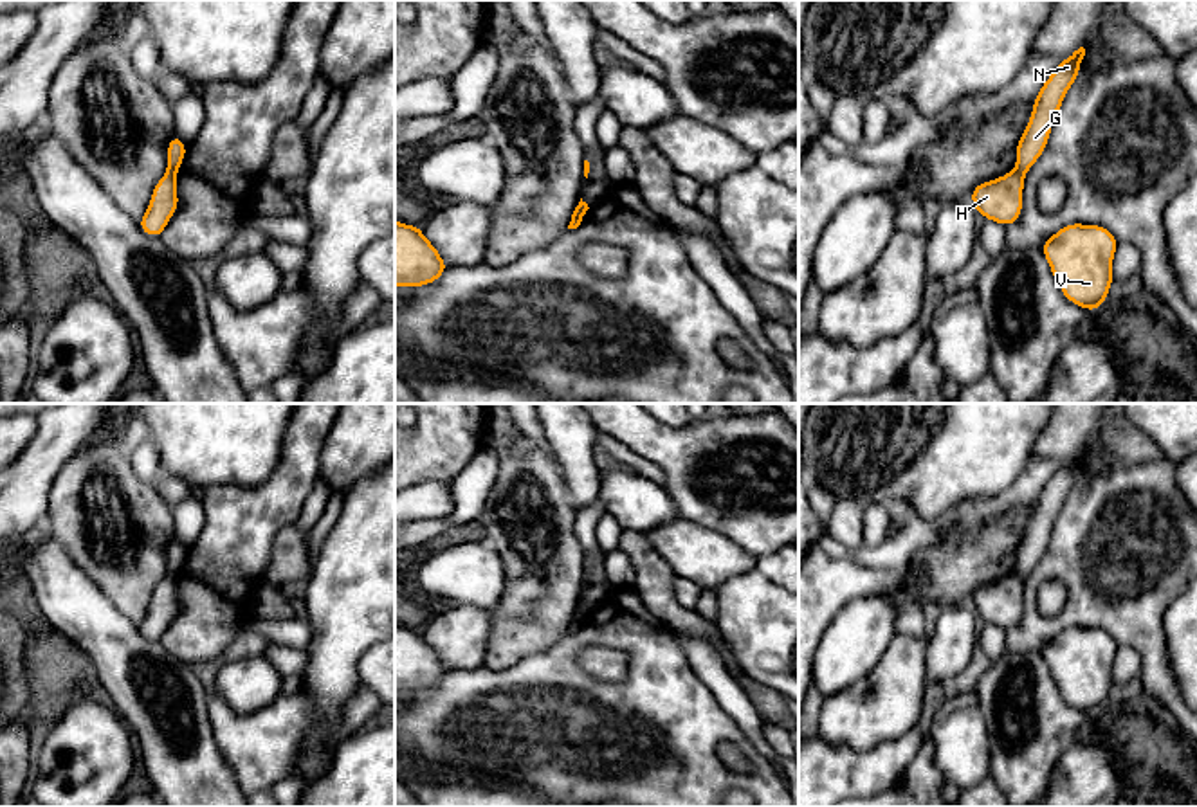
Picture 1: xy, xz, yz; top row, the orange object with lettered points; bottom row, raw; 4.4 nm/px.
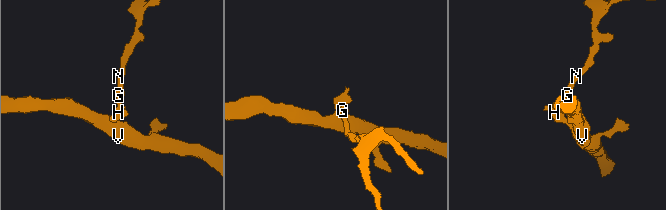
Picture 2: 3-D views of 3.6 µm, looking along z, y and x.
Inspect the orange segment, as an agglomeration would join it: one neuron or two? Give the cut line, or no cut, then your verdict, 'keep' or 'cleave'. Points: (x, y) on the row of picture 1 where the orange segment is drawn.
xy (168, 172), (175, 175) | cleave

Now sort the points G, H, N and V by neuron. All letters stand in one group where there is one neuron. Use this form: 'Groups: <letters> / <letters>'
Groups: G N / H V

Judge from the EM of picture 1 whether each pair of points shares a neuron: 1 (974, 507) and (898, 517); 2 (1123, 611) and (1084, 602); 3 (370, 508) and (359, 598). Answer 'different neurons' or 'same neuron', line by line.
1: different neurons
2: same neuron
3: same neuron

